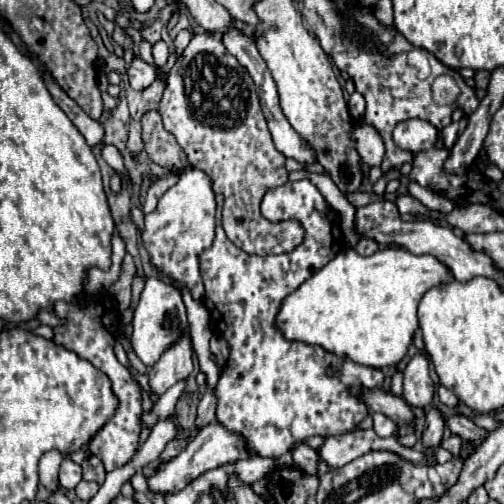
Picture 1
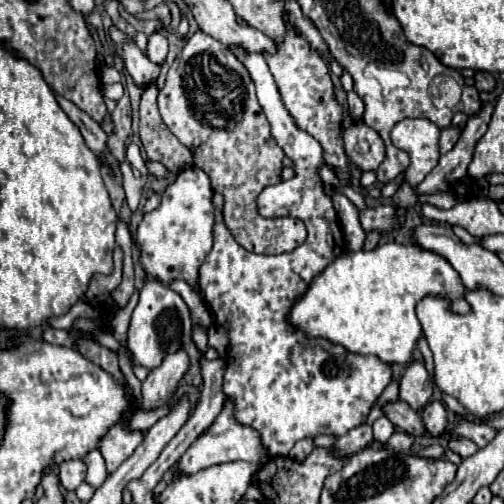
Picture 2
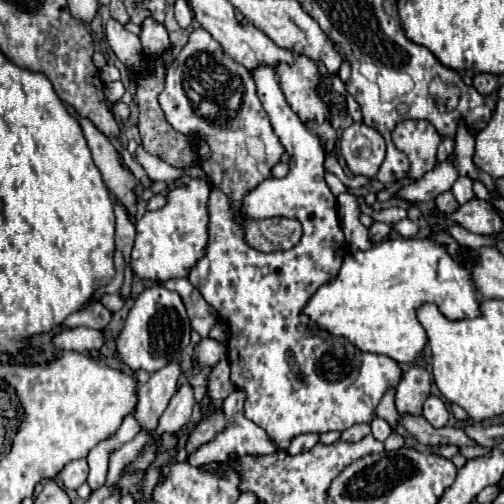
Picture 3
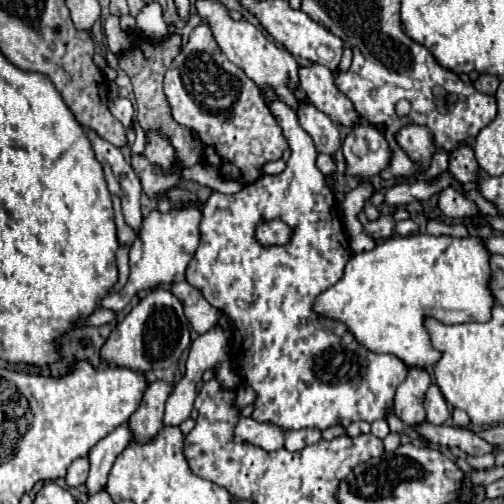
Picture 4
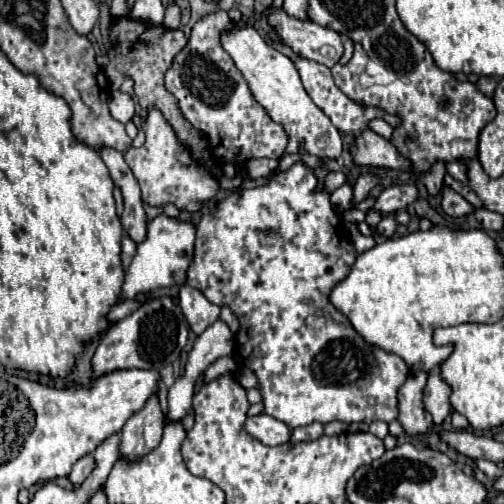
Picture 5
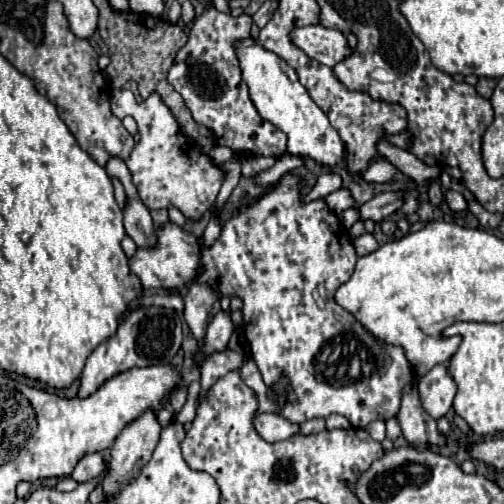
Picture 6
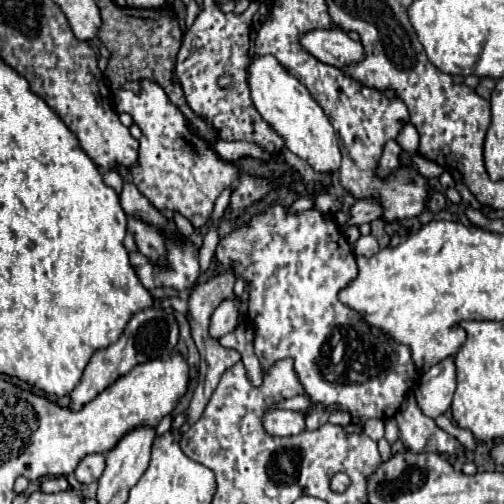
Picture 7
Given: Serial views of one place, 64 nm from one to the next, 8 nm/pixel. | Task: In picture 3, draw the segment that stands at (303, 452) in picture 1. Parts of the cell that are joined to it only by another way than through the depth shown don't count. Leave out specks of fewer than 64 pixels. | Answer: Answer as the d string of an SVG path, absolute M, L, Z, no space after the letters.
M310 432L310 434L300 434L300 436L294 436L292 438L292 444L288 446L288 452L290 454L300 454L300 452L306 452L310 448L310 442L318 442L320 436Z

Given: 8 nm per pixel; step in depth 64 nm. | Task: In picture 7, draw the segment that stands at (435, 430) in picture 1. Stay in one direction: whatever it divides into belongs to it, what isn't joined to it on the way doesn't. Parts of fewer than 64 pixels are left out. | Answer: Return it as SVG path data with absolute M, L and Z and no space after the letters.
M448 356L448 360L442 360L440 364L434 364L430 370L422 372L414 388L416 404L426 416L438 418L450 408L454 390L456 390L456 366L454 356Z

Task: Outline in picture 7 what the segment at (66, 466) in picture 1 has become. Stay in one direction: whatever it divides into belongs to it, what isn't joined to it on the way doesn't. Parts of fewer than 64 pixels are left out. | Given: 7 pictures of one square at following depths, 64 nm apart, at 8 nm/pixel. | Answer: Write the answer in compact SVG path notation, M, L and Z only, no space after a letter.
M88 454L84 456L84 460L78 464L74 476L80 484L90 484L94 480L98 480L104 472L104 454Z

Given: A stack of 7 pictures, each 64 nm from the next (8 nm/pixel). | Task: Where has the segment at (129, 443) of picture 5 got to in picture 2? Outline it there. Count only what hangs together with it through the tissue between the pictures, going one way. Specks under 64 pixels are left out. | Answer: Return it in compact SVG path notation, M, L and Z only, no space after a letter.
M184 350L168 354L162 366L150 370L146 382L142 384L142 410L152 410L164 404L164 400L172 400L180 378L188 372L188 356Z

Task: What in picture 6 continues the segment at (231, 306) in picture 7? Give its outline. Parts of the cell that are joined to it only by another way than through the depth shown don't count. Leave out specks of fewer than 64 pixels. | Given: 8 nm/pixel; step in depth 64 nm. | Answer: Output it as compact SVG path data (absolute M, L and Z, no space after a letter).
M220 310L210 326L208 326L208 332L206 332L206 338L204 338L204 348L200 350L200 358L204 358L204 354L210 354L210 352L216 352L216 350L226 350L226 344L230 340L234 332L234 324L232 324L232 316L228 310Z

